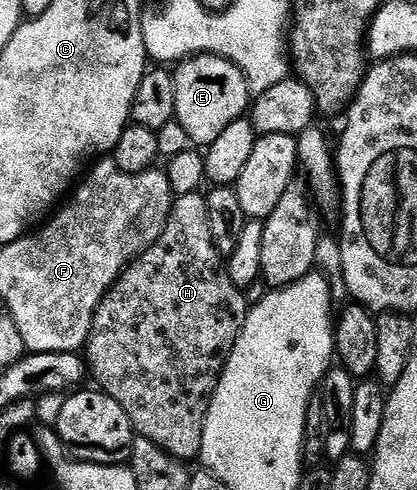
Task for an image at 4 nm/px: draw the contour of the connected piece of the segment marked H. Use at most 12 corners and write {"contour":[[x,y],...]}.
{"contour":[[207,206],[98,301],[83,350],[140,438],[198,454],[231,339]]}

